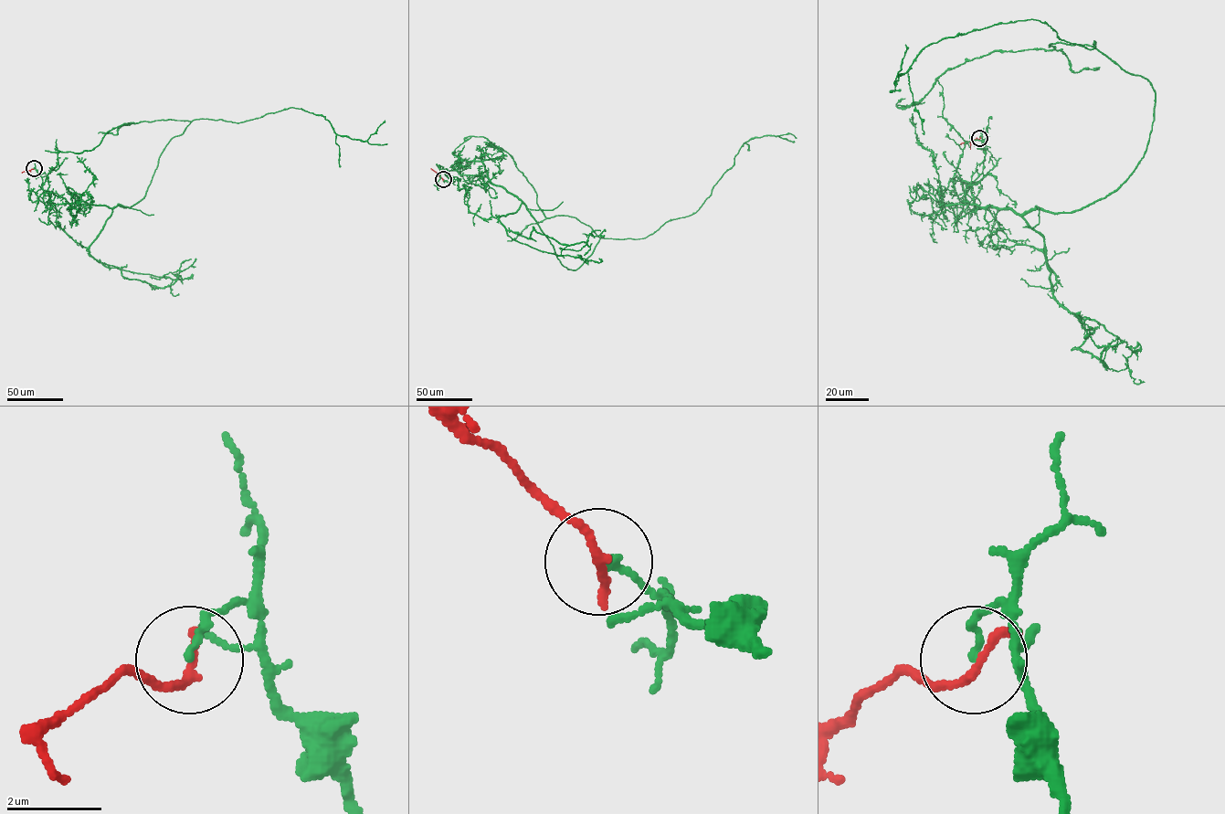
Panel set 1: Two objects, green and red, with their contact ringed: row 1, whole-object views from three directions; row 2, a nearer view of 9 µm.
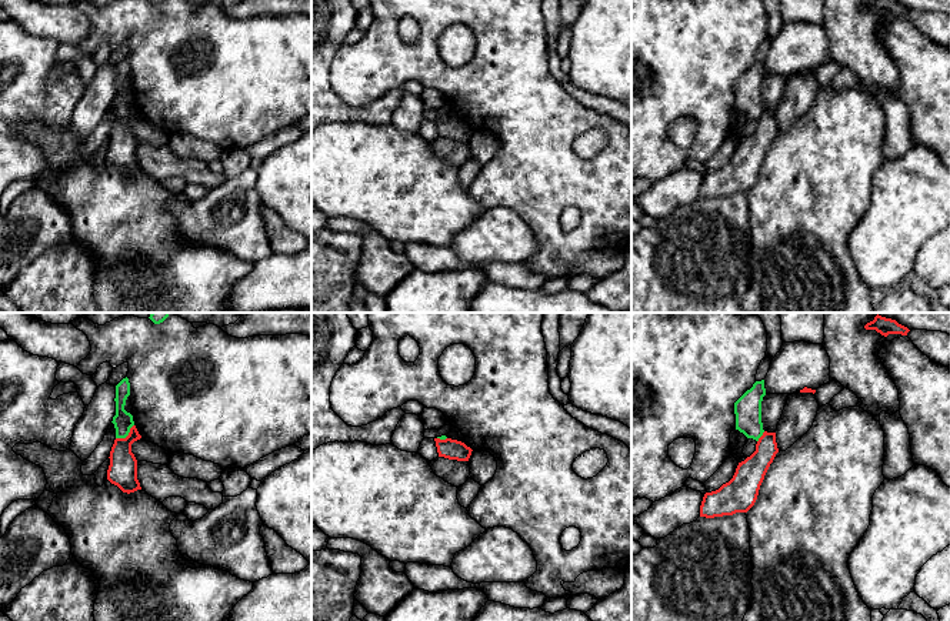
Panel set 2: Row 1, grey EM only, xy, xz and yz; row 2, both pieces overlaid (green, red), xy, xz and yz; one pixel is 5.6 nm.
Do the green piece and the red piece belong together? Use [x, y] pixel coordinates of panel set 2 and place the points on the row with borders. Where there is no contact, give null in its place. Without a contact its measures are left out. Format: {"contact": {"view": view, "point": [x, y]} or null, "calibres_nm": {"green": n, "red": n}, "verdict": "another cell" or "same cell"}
{"contact": {"view": "xy", "point": [126, 436]}, "calibres_nm": {"green": 110, "red": 160}, "verdict": "another cell"}

